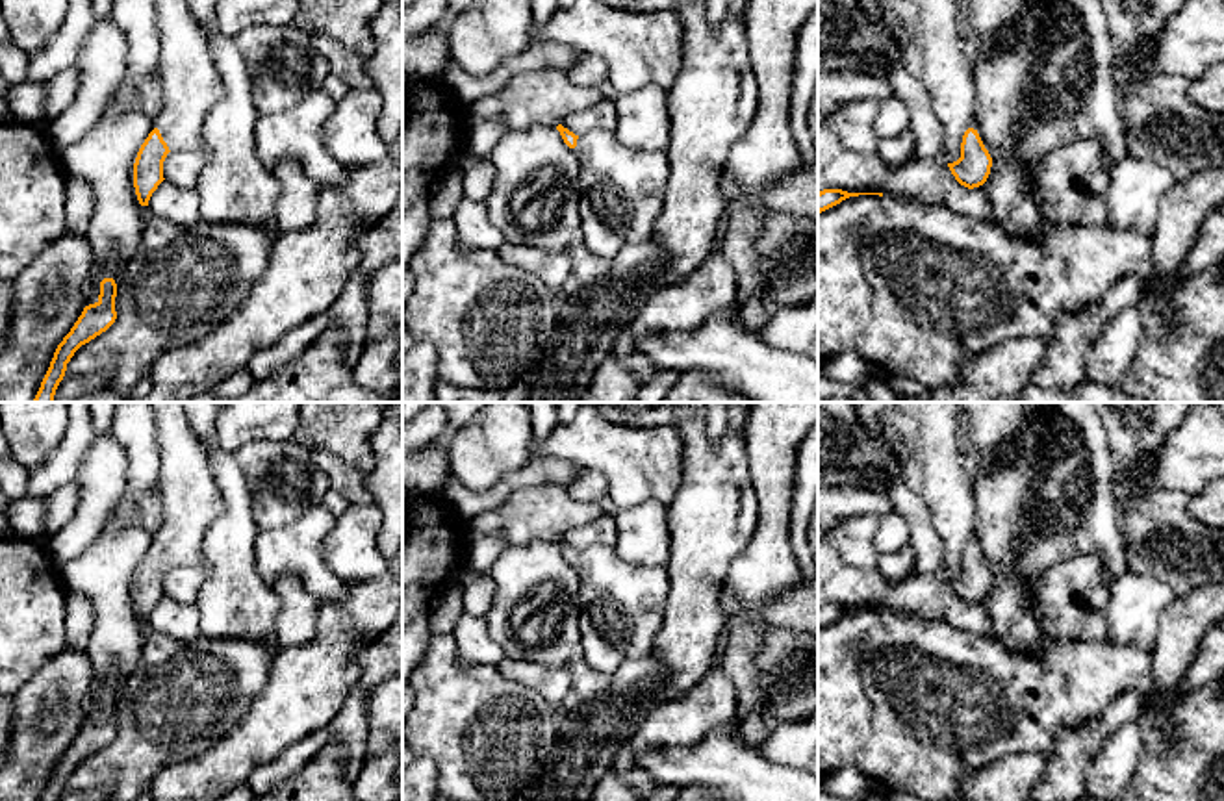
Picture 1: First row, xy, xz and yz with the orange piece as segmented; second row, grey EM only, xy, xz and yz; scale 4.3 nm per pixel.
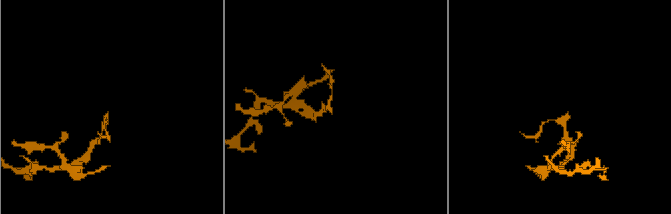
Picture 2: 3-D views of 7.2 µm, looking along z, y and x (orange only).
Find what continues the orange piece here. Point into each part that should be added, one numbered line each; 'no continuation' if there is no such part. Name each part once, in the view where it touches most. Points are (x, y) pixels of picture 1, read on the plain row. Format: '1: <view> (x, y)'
1: xy (190, 495)

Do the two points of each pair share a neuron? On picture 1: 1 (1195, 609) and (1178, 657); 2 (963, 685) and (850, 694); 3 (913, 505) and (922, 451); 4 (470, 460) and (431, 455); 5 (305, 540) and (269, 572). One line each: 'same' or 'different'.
1: same
2: same
3: different
4: different
5: same

